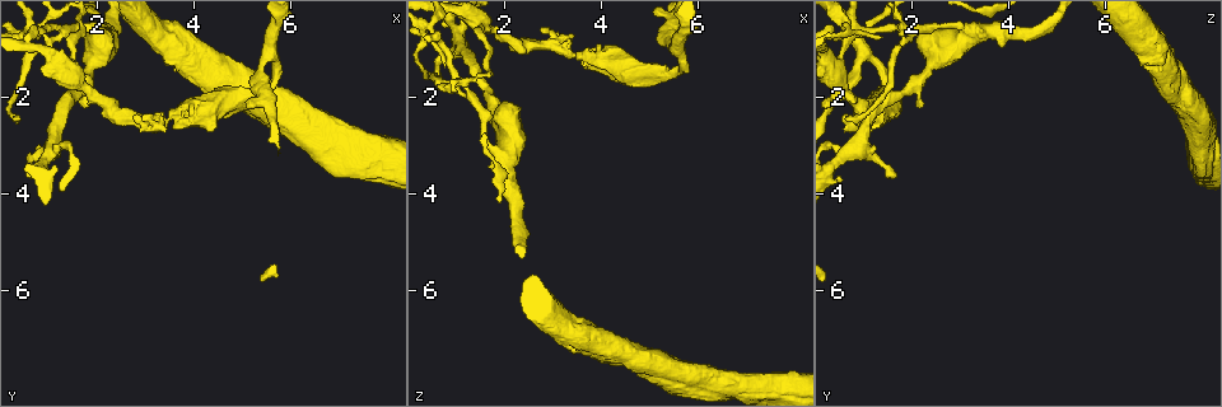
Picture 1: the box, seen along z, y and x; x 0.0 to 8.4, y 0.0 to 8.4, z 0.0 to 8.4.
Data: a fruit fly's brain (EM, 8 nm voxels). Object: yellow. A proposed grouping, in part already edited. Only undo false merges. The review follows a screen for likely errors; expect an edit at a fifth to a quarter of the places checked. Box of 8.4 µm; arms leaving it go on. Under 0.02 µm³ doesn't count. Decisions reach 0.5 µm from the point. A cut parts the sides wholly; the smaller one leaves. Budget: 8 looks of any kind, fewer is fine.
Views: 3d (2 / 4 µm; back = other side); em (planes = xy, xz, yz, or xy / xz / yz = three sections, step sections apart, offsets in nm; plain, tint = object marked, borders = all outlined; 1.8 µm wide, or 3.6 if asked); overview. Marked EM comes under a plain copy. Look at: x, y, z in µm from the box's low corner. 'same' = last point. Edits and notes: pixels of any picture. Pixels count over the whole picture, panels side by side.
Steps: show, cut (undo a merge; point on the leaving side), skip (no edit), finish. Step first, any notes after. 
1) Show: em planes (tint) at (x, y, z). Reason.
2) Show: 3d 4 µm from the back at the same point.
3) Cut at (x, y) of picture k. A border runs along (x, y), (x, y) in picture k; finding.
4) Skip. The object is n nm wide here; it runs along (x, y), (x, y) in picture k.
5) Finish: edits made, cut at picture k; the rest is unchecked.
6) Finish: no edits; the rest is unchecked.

Show: 3d 2 µm from the back at (5.50, 1.10, 1.00). Side arm on a straight run.

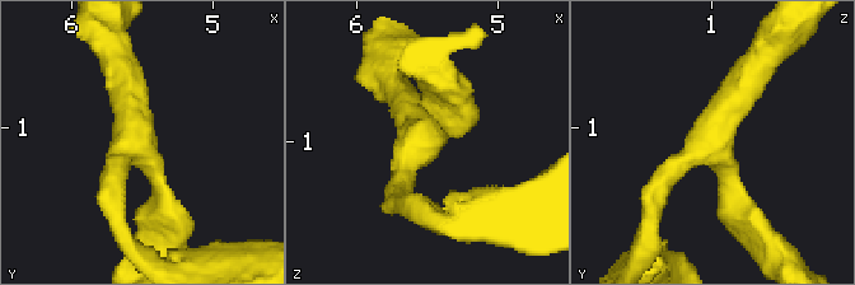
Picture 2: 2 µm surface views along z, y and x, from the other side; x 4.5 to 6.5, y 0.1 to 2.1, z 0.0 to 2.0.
Show: em yz step 8 (tint) at (5.54, 1.12, 1.04). 3 arms meet here; the arms are 160, 220, 240 nm wide; shape alone is not enough.

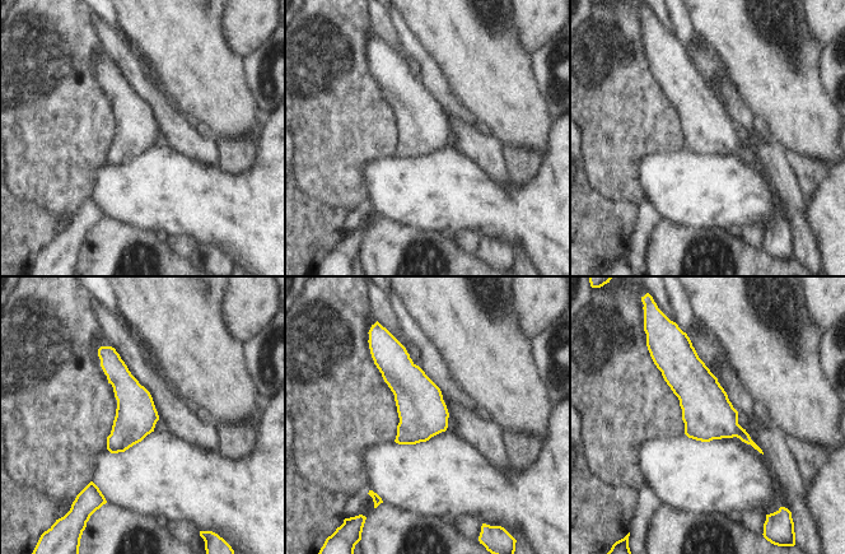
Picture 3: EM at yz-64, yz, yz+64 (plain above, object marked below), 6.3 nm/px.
Show: em planes (borders) at the same point.

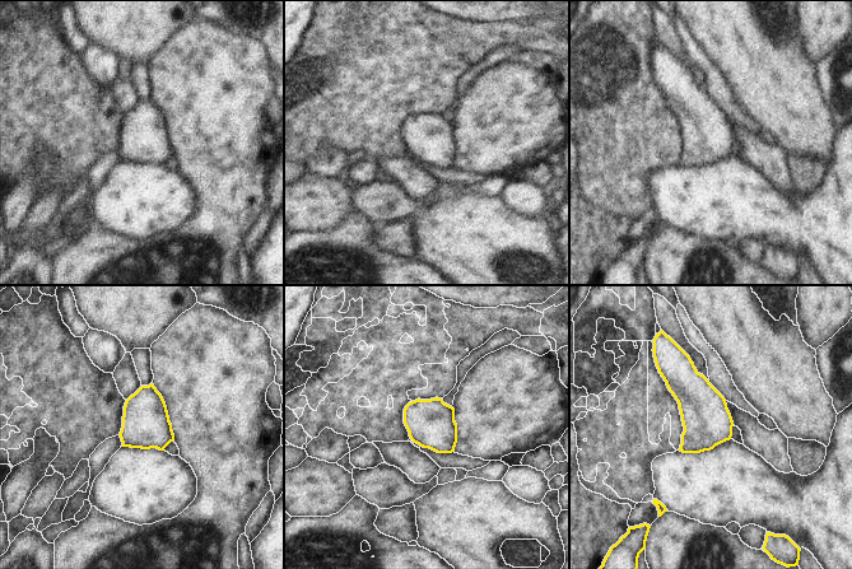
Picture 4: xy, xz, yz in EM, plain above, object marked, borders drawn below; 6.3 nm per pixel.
Skip. One cell here.

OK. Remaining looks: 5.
Show: 3d 4 µm at (2.00, 0.65, 3.65). Looks like a crossing.

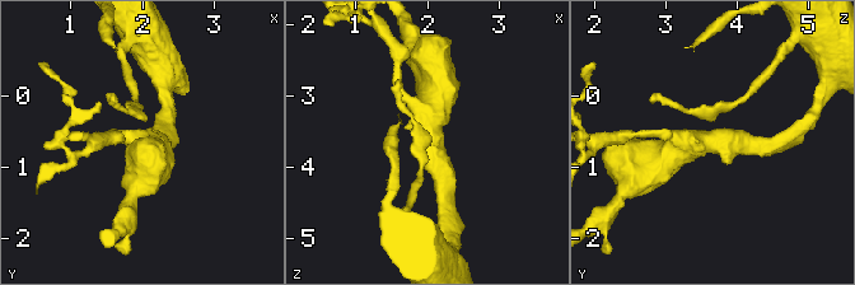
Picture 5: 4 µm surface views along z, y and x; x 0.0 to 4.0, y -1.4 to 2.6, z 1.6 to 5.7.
Show: em yz step 16 (tint) at (2.00, 0.70, 3.70).

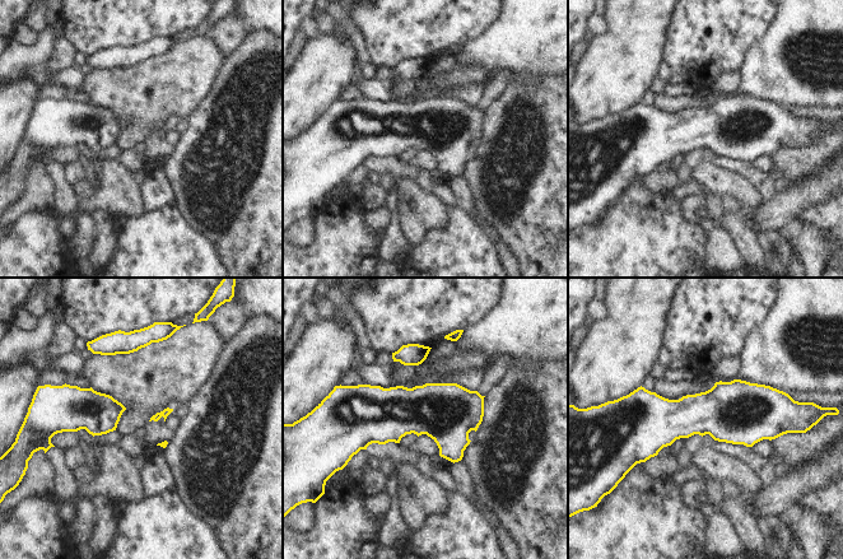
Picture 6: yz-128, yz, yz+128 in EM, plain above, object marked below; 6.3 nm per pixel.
Show: em planes (tint) at the same point. Cut it another way.

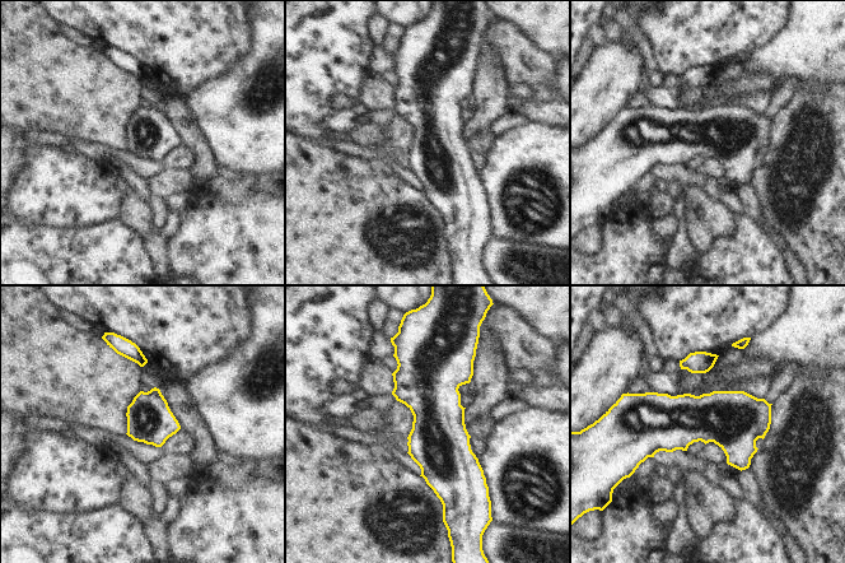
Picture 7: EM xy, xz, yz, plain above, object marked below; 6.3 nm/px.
Skip. All the same cell.

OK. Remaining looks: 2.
Show: em planes (tint) at (1.05, 2.90, 0.85). Three arms meet.

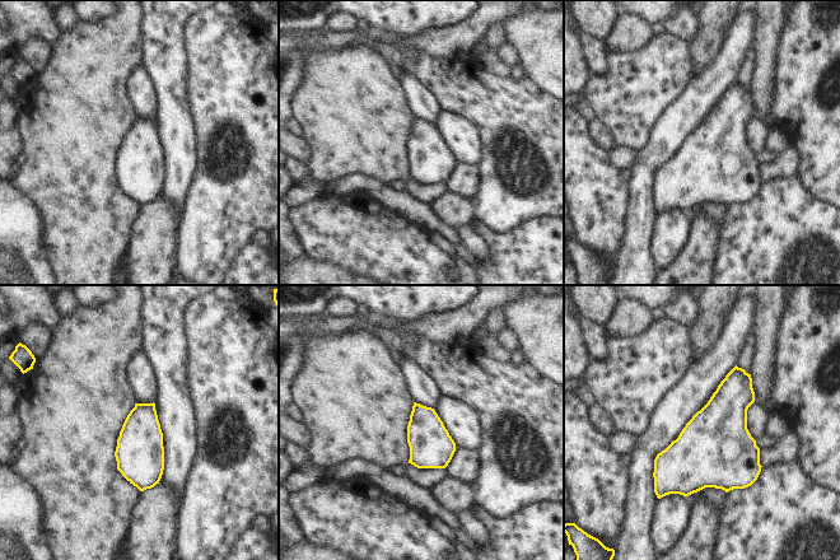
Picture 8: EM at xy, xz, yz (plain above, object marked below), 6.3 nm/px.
Skip. All the same cell.

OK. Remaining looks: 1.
Finish: no edits; the rest is unchecked.

